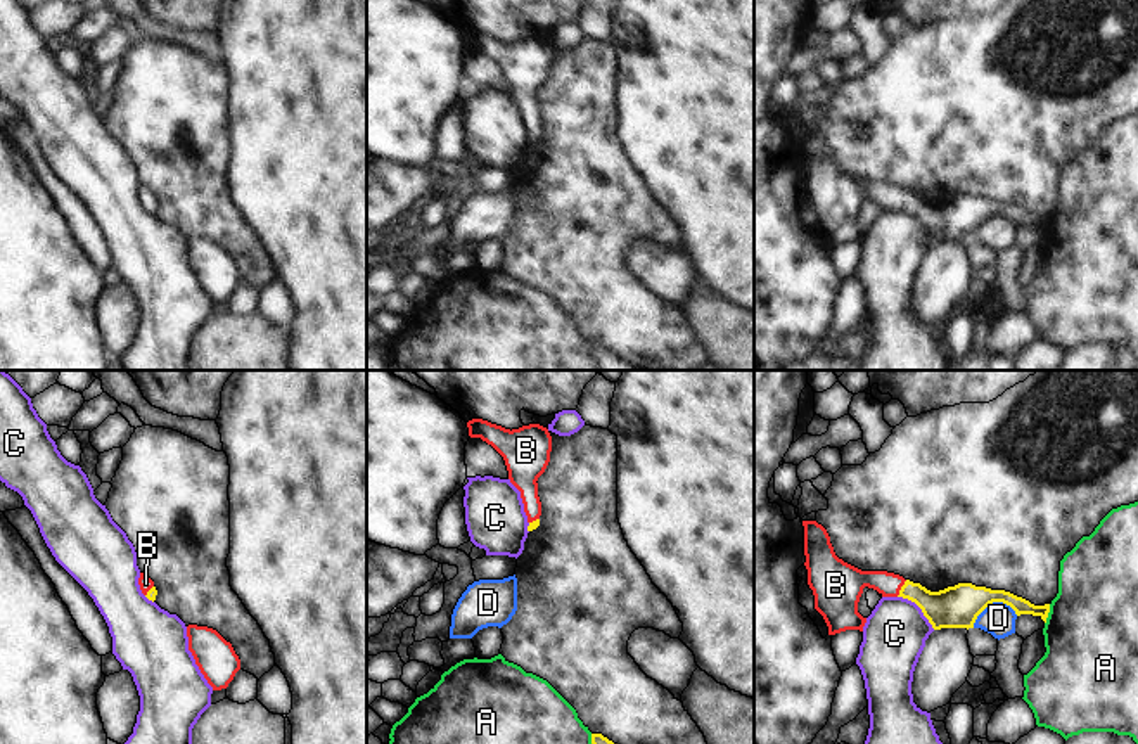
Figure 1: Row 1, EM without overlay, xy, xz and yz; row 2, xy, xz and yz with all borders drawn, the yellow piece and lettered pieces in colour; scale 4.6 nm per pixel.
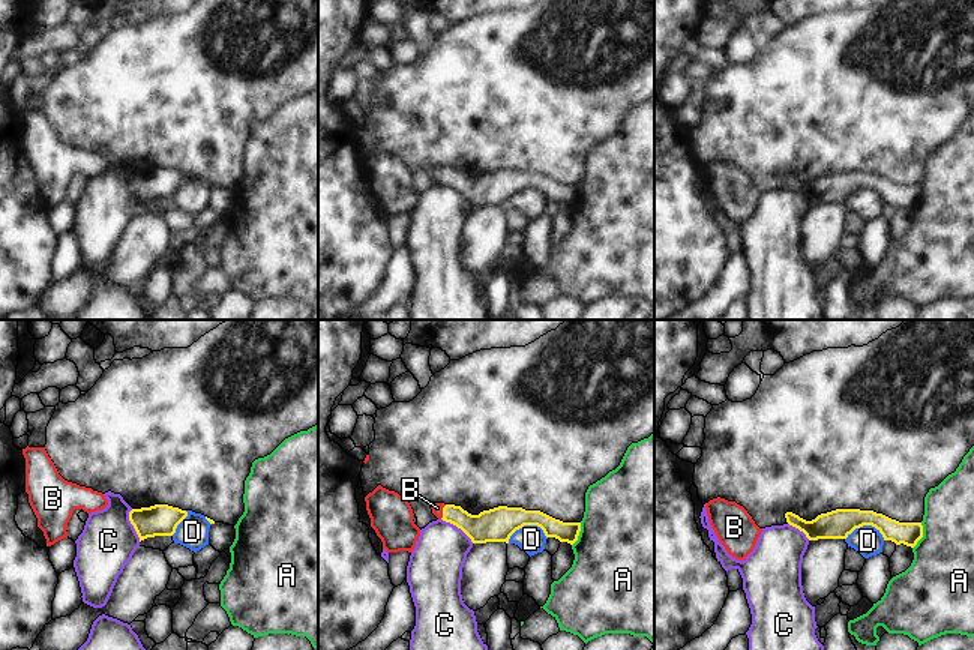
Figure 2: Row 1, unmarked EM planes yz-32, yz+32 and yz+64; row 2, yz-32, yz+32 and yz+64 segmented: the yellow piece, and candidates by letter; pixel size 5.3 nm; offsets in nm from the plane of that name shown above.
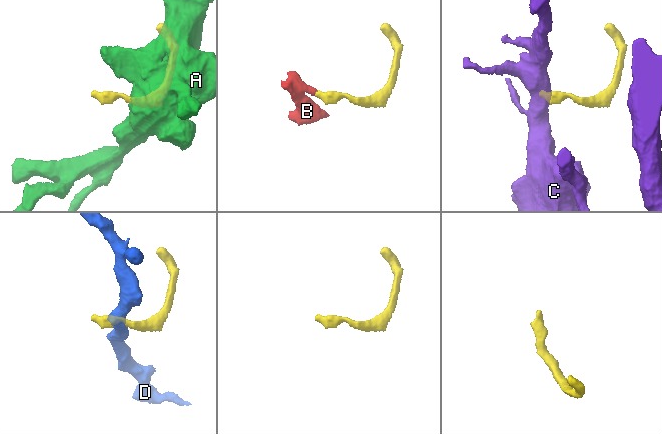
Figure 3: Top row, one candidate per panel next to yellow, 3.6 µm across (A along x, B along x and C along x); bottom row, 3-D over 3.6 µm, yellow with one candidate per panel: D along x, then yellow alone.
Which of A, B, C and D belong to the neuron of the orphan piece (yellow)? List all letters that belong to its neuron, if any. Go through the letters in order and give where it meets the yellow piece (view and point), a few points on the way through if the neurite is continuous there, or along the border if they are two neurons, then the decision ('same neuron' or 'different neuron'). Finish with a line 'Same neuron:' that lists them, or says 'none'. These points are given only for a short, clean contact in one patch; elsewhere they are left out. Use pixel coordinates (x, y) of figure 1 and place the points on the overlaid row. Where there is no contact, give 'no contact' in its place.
A: contact yz (1047, 615); different neuron
B: contact yz (901, 589); way yz (952, 608), (938, 608), (901, 589), (881, 580), (848, 583); same neuron
C: contact yz (919, 606); border yz (898, 596), (912, 601), (934, 628); different neuron
D: contact yz (991, 602); border yz (1017, 615), (1002, 602), (991, 602), (972, 627); different neuron
Same neuron: B

